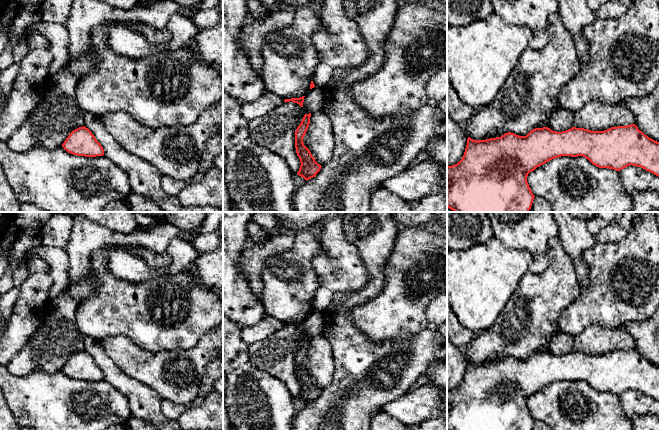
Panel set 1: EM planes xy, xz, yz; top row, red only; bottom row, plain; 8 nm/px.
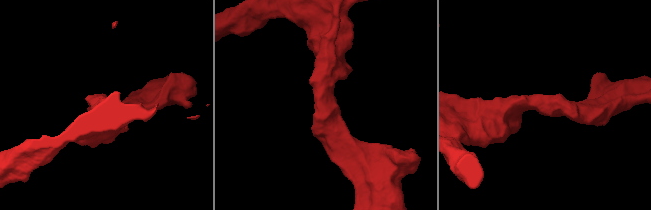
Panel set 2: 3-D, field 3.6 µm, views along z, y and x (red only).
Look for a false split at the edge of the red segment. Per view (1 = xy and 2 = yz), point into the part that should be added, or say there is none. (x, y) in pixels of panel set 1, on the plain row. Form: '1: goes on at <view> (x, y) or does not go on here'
1: does not go on here
2: does not go on here

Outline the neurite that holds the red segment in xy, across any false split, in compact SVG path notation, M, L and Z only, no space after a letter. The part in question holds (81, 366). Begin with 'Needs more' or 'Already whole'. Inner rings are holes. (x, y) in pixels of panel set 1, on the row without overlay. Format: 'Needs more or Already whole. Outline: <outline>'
Already whole. Outline: M85 350L73 354L62 368L62 371L68 377L77 380L96 381L104 379L103 371Z

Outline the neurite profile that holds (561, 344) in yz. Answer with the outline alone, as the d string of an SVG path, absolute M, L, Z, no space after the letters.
M559 332L552 337L548 352L556 356L562 356L571 353L574 349L574 340L574 336Z

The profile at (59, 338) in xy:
M65 289L52 301L35 339L35 369L58 372L73 354L85 349L85 336L76 325L78 305Z

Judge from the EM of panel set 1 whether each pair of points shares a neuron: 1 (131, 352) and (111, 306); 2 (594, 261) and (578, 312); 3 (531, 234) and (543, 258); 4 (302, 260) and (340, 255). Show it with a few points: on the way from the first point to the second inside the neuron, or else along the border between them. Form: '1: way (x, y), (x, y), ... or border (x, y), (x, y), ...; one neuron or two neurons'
1: border (101, 340), (111, 336), (125, 335), (144, 349); two neurons
2: way (597, 274), (597, 293), (591, 299); one neuron
3: way (535, 240), (539, 252); one neuron
4: border (318, 240), (322, 252), (313, 266), (320, 281); two neurons

